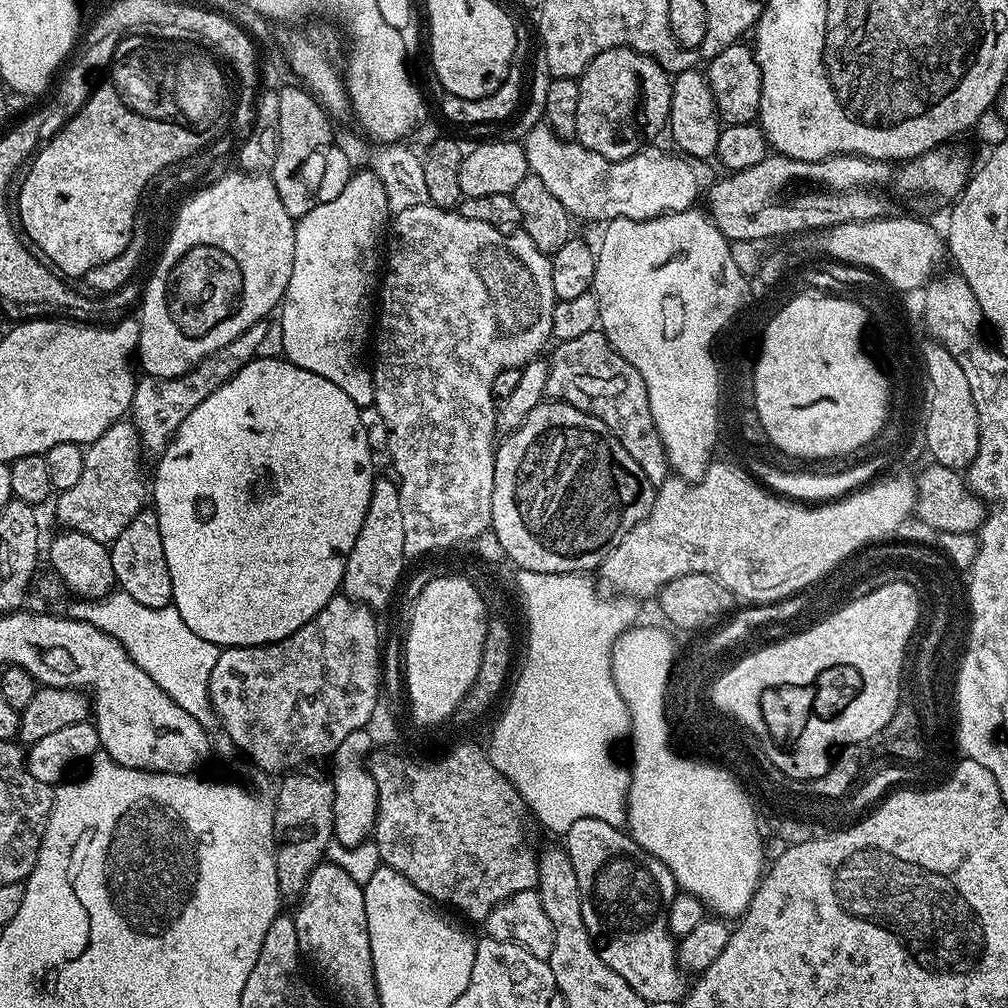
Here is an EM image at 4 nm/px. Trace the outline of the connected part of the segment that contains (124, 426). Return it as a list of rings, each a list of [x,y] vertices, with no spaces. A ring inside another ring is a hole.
[[[127,419],[117,420],[116,424],[106,429],[93,444],[87,445],[84,448],[82,475],[78,477],[78,483],[55,497],[55,500],[57,499],[56,516],[64,523],[61,525],[73,532],[95,536],[98,542],[111,545],[112,541],[118,538],[118,534],[126,530],[126,526],[132,519],[146,508],[146,480],[144,484],[144,472],[140,469],[140,456],[142,457],[140,435],[137,434],[136,427]]]

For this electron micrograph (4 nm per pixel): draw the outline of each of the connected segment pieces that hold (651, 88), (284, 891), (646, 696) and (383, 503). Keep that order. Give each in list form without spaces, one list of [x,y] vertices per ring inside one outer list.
[[[611,48],[578,78],[578,126],[575,139],[583,146],[602,154],[602,158],[625,160],[641,151],[651,136],[665,131],[670,120],[672,80],[663,66],[632,48]]]
[[[288,774],[276,792],[272,825],[276,835],[276,869],[281,897],[299,897],[310,874],[325,859],[328,843],[333,843],[334,786],[331,779],[320,776]]]
[[[633,626],[625,630],[612,647],[612,673],[614,674],[614,682],[618,686],[618,694],[622,694],[622,702],[626,702],[630,741],[632,740],[632,764],[630,763],[632,781],[628,787],[627,831],[632,839],[638,842],[638,846],[642,846],[642,850],[646,850],[654,858],[658,858],[658,862],[662,862],[668,867],[670,874],[674,874],[676,887],[681,893],[697,896],[704,904],[705,909],[717,917],[729,918],[728,916],[733,916],[733,918],[739,918],[750,906],[756,888],[760,885],[762,873],[766,868],[764,841],[762,833],[760,834],[762,824],[754,820],[755,813],[748,810],[748,800],[744,800],[744,796],[740,796],[740,788],[736,788],[736,784],[732,784],[732,780],[728,780],[728,776],[720,776],[720,772],[714,771],[713,768],[700,768],[700,764],[692,764],[688,760],[676,760],[674,753],[668,752],[668,744],[664,736],[664,720],[660,720],[660,692],[664,692],[664,672],[668,672],[668,646],[673,642],[673,637],[664,633],[660,628],[640,627]]]
[[[392,478],[373,479],[370,506],[366,510],[362,530],[358,530],[354,550],[350,550],[346,562],[343,595],[373,610],[386,607],[400,584],[400,575],[404,572],[406,557],[402,537],[402,498],[397,481]]]

